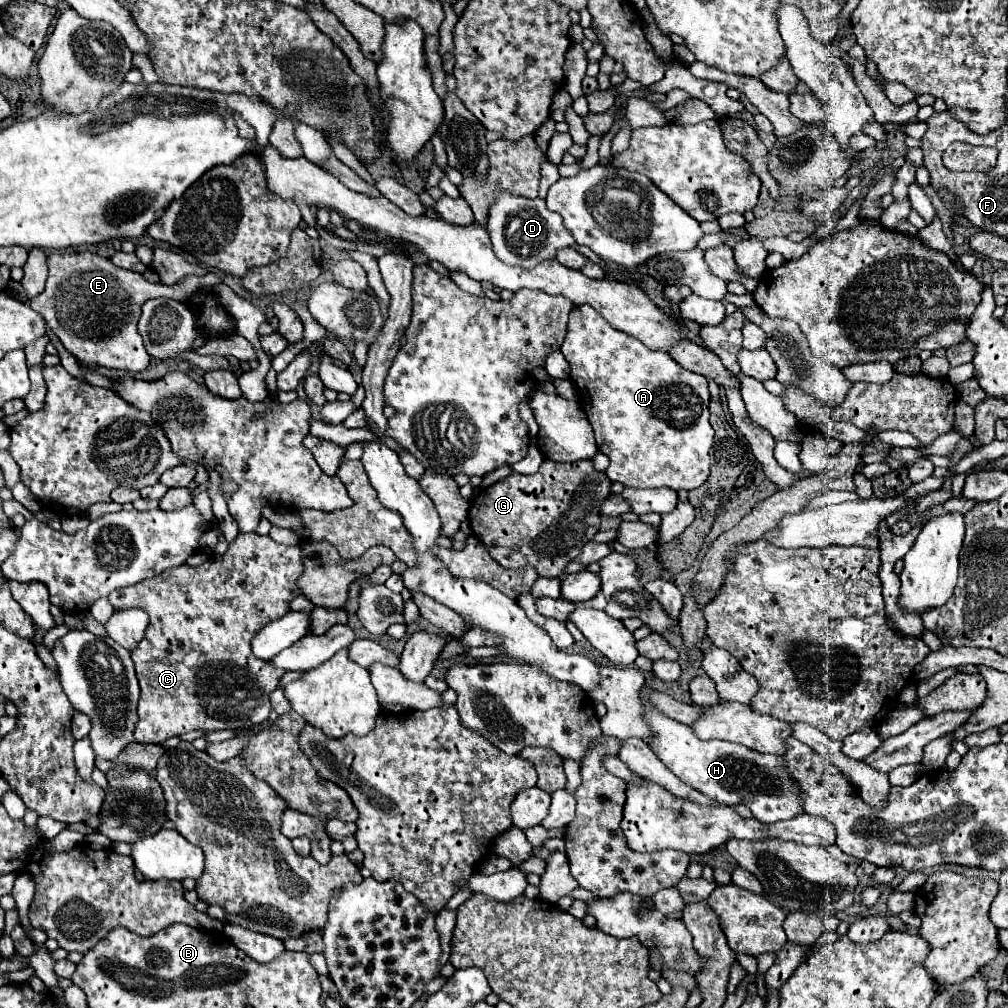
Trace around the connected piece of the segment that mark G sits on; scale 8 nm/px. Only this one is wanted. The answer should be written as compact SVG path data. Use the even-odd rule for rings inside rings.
M543 460L541 468L527 476L527 474L511 474L497 484L481 490L469 508L469 524L473 534L485 544L491 558L497 560L507 570L517 568L535 568L539 576L557 578L563 574L565 566L581 552L581 546L589 540L589 534L599 530L599 514L597 506L611 494L609 492L611 480L593 468L591 460L581 460L573 464L559 464Z

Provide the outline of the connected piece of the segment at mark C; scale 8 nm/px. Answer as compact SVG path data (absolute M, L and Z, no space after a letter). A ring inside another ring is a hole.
M239 534L235 538L235 542L229 544L229 550L223 556L217 556L221 560L207 560L197 568L191 566L177 566L177 568L169 568L165 570L165 574L159 574L157 578L149 578L145 582L137 582L137 586L127 586L125 590L115 590L113 594L109 594L109 602L113 604L115 610L123 610L127 606L139 606L149 614L149 626L147 626L147 634L145 638L139 642L139 646L131 652L135 670L137 670L137 680L141 686L141 696L139 696L139 706L137 706L137 714L139 714L139 722L137 722L137 730L135 730L135 740L143 742L143 744L161 744L171 736L181 736L189 730L203 730L203 732L217 732L217 730L245 730L253 724L261 724L269 718L273 706L269 700L269 694L277 688L281 674L277 674L277 670L273 670L273 666L269 666L269 662L261 662L259 658L253 658L251 652L251 638L257 630L261 630L265 624L289 614L289 604L293 598L301 596L301 590L297 586L297 580L303 574L303 558L301 558L301 548L299 546L285 546L279 544L275 540L271 540L269 536L259 536L259 534Z

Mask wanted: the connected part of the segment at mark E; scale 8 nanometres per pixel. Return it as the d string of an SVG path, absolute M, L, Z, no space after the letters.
M89 250L49 254L47 266L49 276L45 290L29 302L31 308L45 318L47 326L51 326L61 344L79 362L125 372L143 372L149 366L149 354L137 330L141 306L147 300L165 296L185 302L195 288L213 288L221 284L221 278L211 272L201 278L185 278L185 282L179 282L177 286L151 284L141 274L117 268L109 258Z

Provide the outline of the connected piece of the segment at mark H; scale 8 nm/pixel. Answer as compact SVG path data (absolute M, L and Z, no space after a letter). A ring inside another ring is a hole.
M643 696L641 704L643 720L651 730L651 736L647 740L649 748L685 784L693 786L695 790L721 804L745 804L751 808L753 816L765 824L791 820L803 814L803 798L799 792L799 784L795 782L795 778L789 776L787 762L783 756L761 754L757 750L727 740L699 740L691 726L685 726L665 716L665 712L651 702L651 696Z

